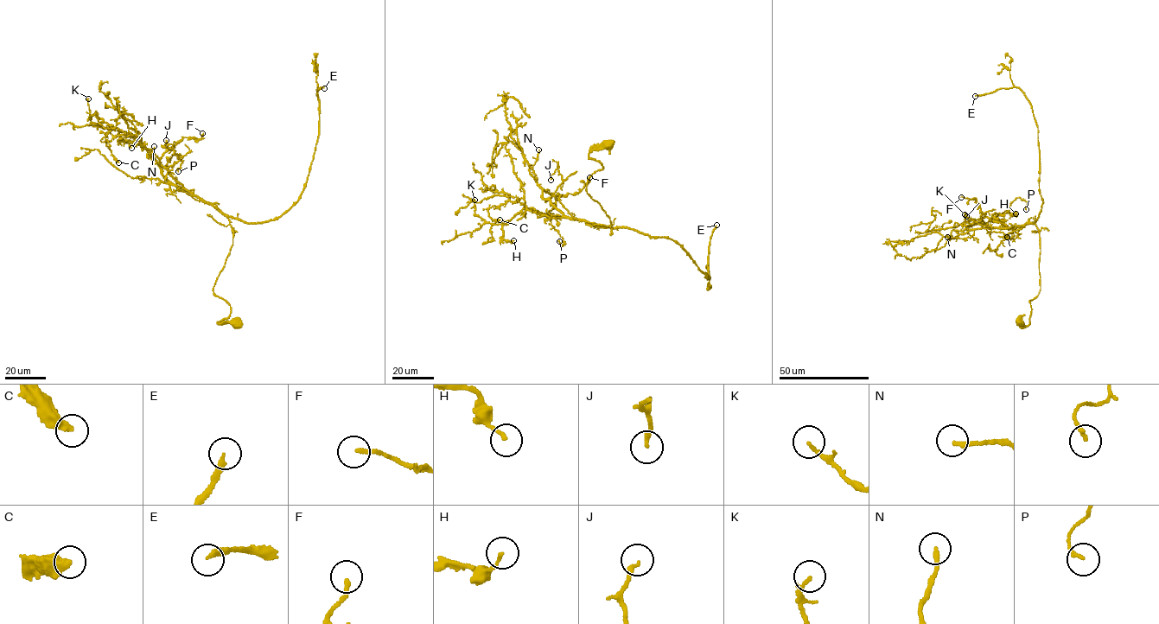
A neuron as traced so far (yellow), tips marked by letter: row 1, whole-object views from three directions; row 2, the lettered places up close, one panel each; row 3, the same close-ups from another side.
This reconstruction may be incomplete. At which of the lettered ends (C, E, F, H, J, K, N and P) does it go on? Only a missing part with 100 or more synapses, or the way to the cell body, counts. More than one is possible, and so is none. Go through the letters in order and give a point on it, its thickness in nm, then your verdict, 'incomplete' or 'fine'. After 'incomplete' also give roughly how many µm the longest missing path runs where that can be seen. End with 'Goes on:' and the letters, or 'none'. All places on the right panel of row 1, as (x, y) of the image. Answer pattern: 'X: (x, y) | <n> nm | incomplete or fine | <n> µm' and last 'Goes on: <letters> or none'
C: (1007, 237) | 440 nm | fine
E: (975, 96) | 220 nm | incomplete | 50 µm
F: (961, 197) | 170 nm | fine
H: (1015, 213) | 140 nm | fine
J: (966, 216) | 180 nm | fine
K: (964, 214) | 170 nm | fine
N: (947, 237) | 220 nm | fine
P: (1026, 209) | 170 nm | fine
Goes on: E

